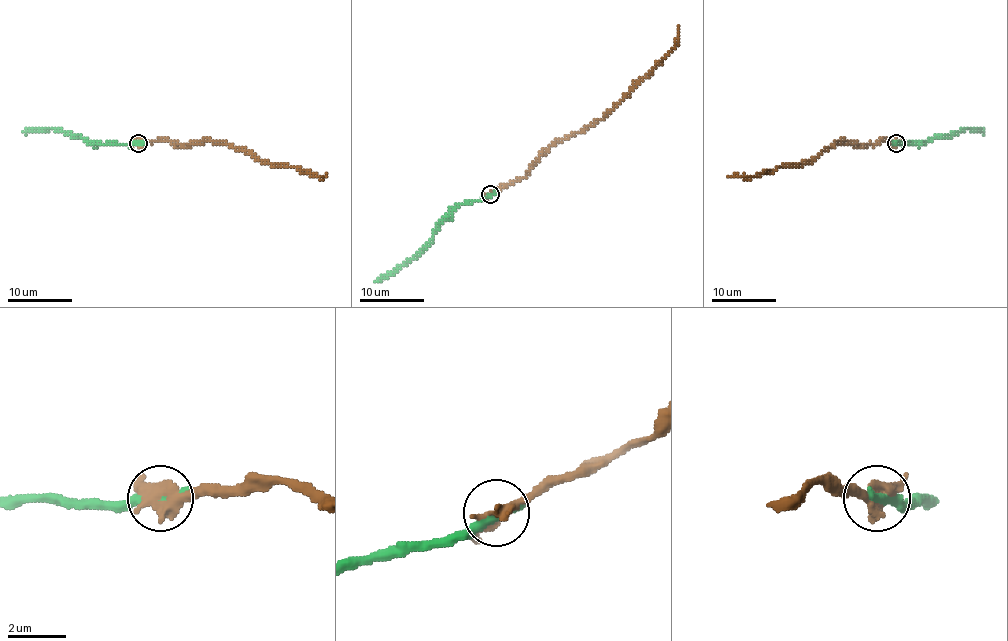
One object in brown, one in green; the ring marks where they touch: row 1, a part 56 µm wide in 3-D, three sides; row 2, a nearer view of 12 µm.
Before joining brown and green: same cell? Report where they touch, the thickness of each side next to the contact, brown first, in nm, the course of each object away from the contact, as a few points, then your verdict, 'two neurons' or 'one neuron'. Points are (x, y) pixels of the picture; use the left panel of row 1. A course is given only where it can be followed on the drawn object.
at (138, 143); 360 nm thick on the brown side, 400 nm on the other; brown runs (138, 143), (170, 140), (177, 143), (224, 142), (245, 148), (262, 161), (306, 169), (314, 176), (327, 176); green runs (138, 143), (91, 143), (81, 137), (41, 129), (23, 132); one neuron

